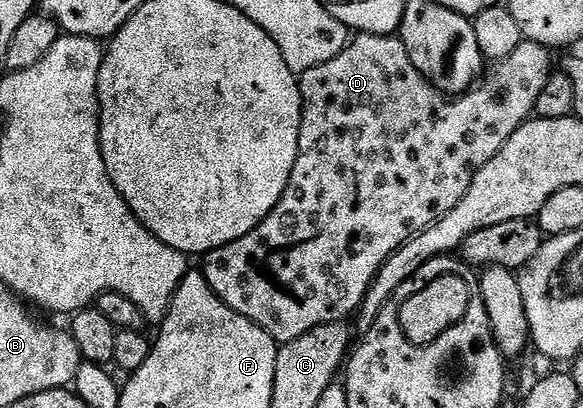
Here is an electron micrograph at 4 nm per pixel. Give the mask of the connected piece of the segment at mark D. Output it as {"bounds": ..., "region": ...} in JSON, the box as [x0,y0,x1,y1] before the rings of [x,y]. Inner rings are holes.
{"bounds":[201,33,553,344],"region":[[[356,33],[344,50],[333,56],[333,60],[325,60],[325,64],[317,64],[317,68],[309,68],[309,72],[299,78],[303,115],[299,151],[293,164],[293,172],[289,176],[289,184],[273,212],[269,212],[269,216],[265,216],[265,220],[261,220],[261,224],[257,224],[253,232],[241,236],[241,240],[233,240],[233,244],[210,250],[205,255],[201,273],[205,276],[209,288],[213,288],[215,295],[226,306],[233,308],[233,312],[245,316],[250,322],[269,332],[269,336],[279,344],[297,340],[305,336],[305,332],[318,326],[350,319],[350,314],[352,317],[362,306],[363,297],[367,295],[381,264],[385,264],[385,260],[389,260],[389,256],[393,256],[393,252],[397,252],[397,248],[401,248],[405,240],[429,228],[429,224],[445,216],[449,208],[457,208],[461,196],[469,192],[469,184],[473,184],[475,173],[485,164],[489,164],[489,160],[493,160],[493,156],[501,152],[509,136],[513,136],[513,132],[517,132],[517,128],[521,128],[523,123],[534,115],[537,96],[541,96],[541,88],[545,88],[545,80],[553,72],[551,54],[548,47],[524,40],[510,56],[505,56],[505,60],[494,63],[470,90],[464,94],[448,96],[433,88],[433,84],[429,84],[429,80],[425,80],[425,76],[421,76],[421,72],[413,68],[413,60],[409,60],[409,52],[405,52],[405,44],[399,37],[390,34]]]}

